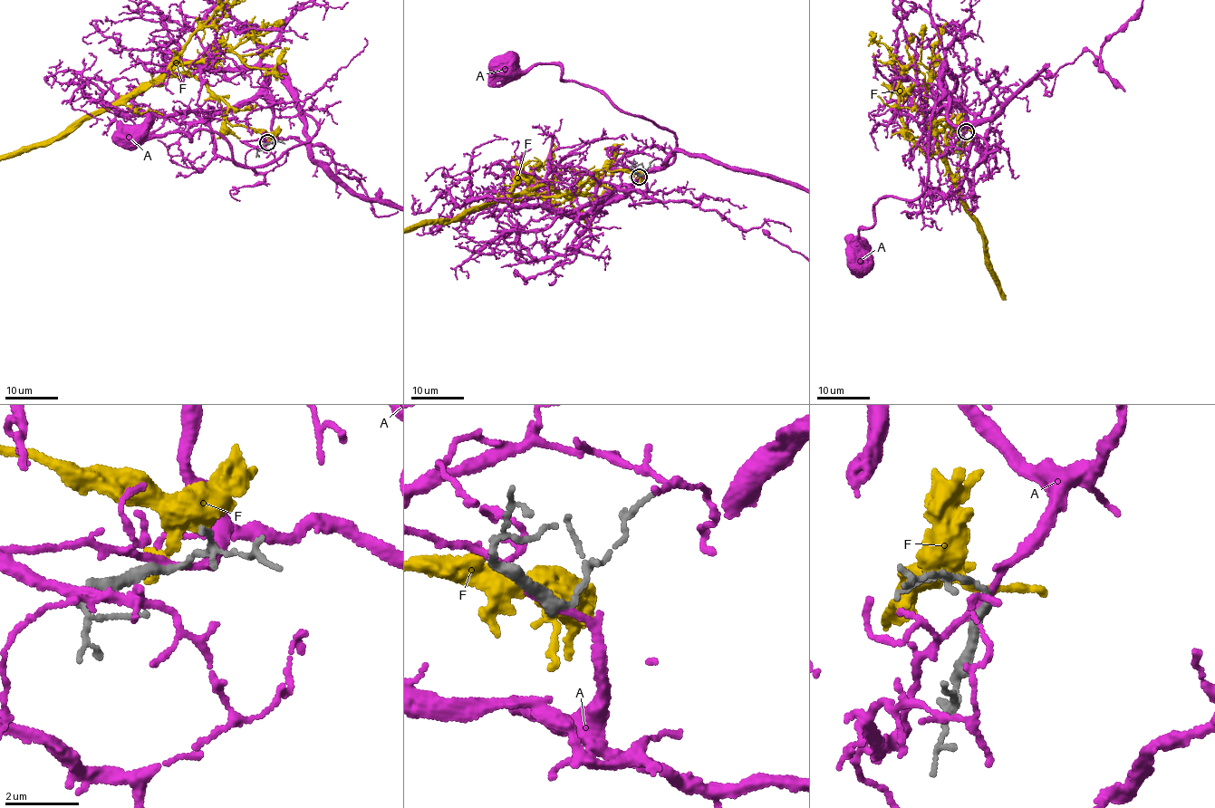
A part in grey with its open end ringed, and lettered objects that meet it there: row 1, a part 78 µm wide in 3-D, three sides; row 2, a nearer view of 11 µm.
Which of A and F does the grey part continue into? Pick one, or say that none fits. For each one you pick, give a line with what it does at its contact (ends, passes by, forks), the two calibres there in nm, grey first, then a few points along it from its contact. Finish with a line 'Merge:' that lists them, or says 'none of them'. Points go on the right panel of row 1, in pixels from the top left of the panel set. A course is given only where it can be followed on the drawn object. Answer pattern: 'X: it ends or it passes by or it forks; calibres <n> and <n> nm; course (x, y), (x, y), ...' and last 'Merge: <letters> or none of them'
Merge: none of them

